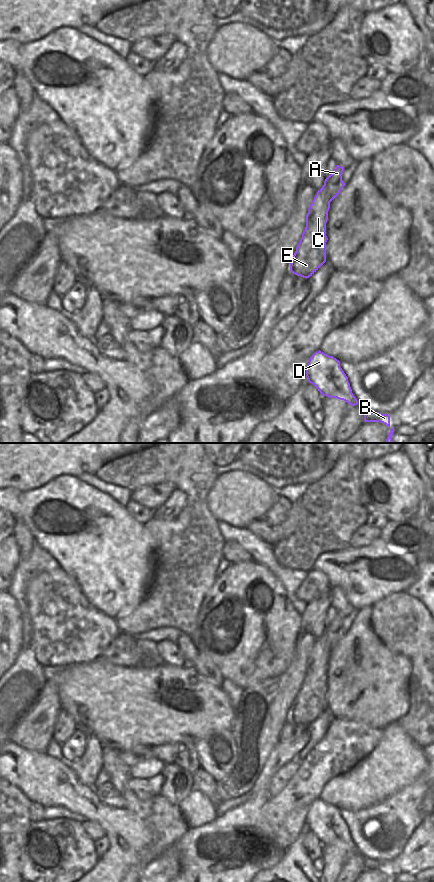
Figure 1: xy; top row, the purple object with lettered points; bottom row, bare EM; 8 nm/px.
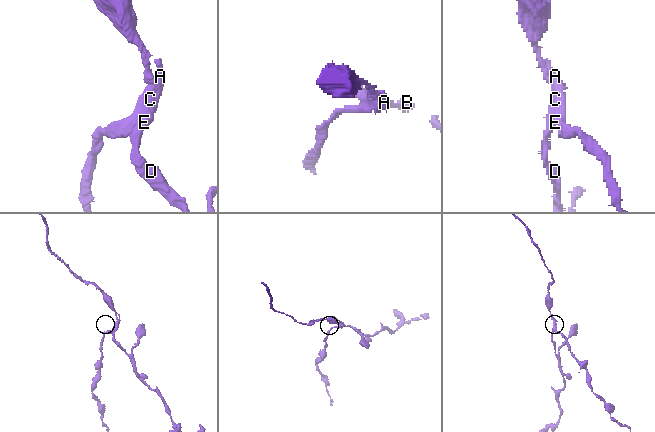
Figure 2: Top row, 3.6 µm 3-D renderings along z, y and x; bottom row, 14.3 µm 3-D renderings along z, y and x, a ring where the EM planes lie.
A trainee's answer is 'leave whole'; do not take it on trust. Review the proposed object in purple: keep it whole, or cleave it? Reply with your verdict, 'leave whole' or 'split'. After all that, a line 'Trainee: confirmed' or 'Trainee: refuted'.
split
Trainee: refuted

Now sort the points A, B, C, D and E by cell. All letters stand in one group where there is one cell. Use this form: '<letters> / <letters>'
A / B C D E

